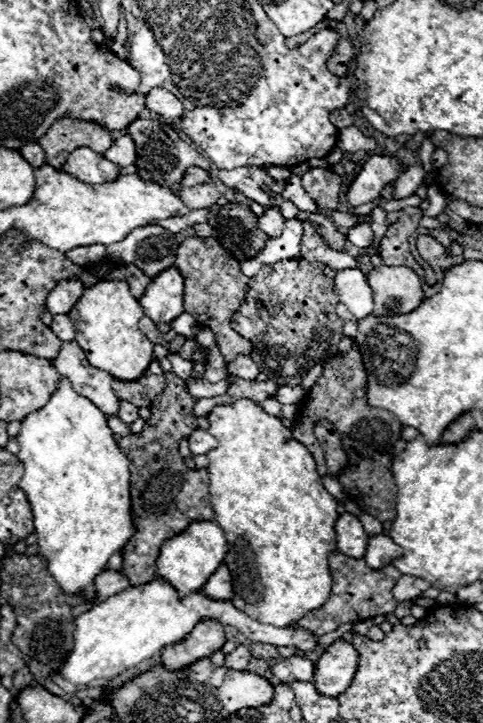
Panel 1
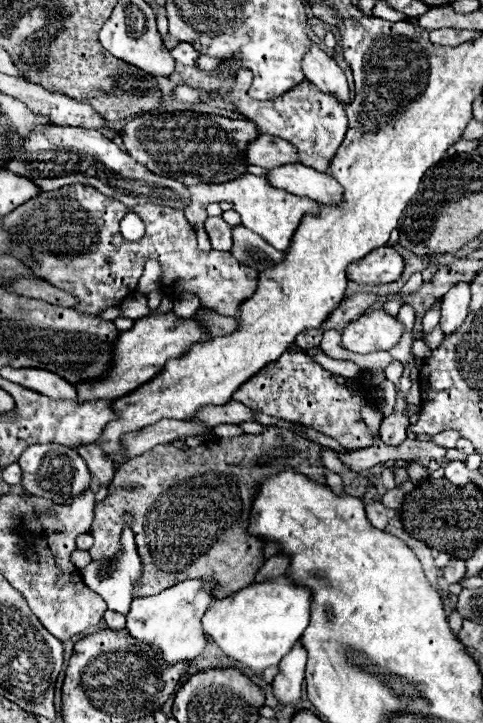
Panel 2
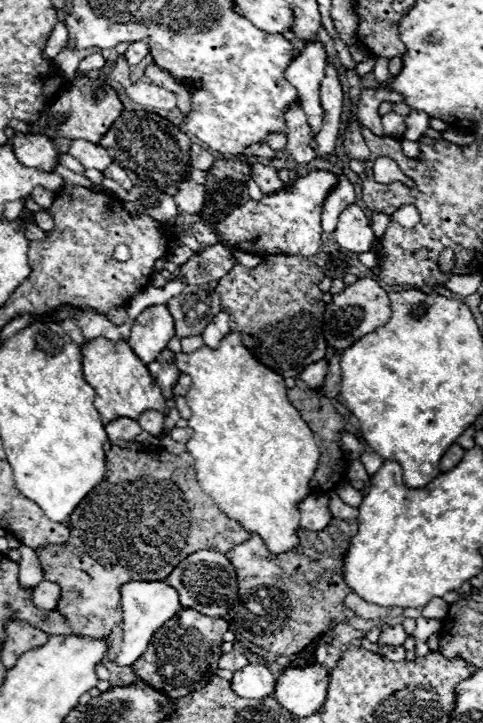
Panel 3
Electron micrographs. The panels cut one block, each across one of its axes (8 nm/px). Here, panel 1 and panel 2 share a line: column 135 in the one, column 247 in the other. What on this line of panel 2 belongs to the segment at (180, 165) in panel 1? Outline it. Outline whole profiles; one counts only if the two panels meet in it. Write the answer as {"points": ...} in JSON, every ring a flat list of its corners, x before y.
{"points":[[182,110,182,112,160,112,160,114,144,114,144,116,138,116,134,120,130,120,124,128,122,128,122,140,124,140,124,146,126,146,126,152,140,164,144,164,148,170,156,172,158,176,172,176,176,180,180,180,182,184,198,184,200,180,204,182,228,182,228,180,234,180,236,176,240,174,246,174,246,160,244,160,244,148,248,146,248,142,256,140,256,136,260,136,260,132,256,132,256,126,250,122,250,120,232,120,232,118,224,118,224,116,216,116,216,114,200,114,200,112,192,112,192,110]]}

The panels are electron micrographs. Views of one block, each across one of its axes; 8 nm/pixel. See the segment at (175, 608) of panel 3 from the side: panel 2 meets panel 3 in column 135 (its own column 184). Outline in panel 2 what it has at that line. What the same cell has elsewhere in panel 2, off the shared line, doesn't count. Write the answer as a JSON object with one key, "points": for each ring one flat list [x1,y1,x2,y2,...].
{"points":[[184,580,162,590,156,596,134,598,130,612,126,616,130,636,138,642,144,642,146,646,156,648,156,652,160,652,164,662,168,664,194,660,198,654,202,654,208,642,208,638,204,636,204,630,200,628,200,618,214,602,212,588,214,588,214,582]]}

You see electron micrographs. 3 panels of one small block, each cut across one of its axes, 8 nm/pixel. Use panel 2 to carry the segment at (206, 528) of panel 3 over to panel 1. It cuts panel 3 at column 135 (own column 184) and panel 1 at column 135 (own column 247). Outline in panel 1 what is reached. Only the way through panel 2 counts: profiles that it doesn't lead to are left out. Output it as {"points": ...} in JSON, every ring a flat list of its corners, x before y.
{"points":[[168,372,166,376,166,388,160,396,156,396,156,400,152,400,150,404,150,418,146,420,146,426,142,432,138,434,130,434,124,436,118,446,120,450,128,456,128,460,132,462,132,470,130,470,130,500,132,500,132,518,134,518,134,528,136,534,124,544,122,554,124,554,124,562,120,572,128,578,130,586,142,586,154,580,154,568,156,568,156,558,160,554,160,548,166,540,170,540,172,536,178,536,180,532,184,532,194,520,206,520,212,522,214,520,214,510,210,504,210,494,208,494,208,474,206,470,192,470,184,464,184,460,178,454,178,442,192,434,196,426,196,416,192,416,192,408,196,404,196,398,192,398,186,392,186,382,182,378,178,378,176,374]]}

